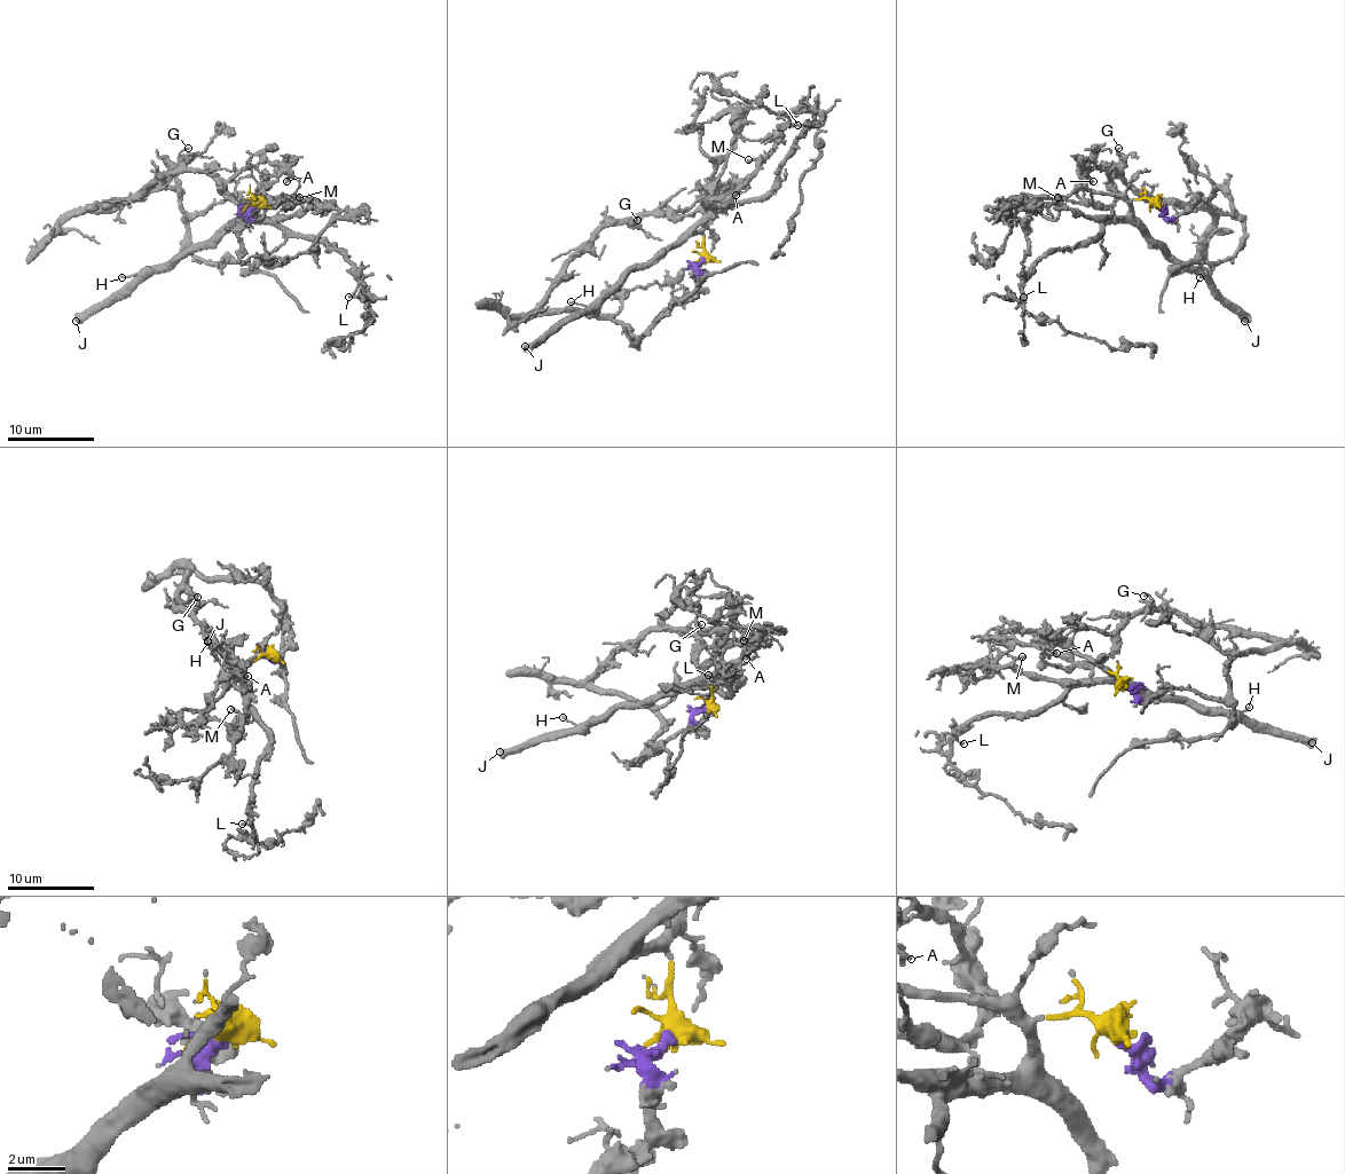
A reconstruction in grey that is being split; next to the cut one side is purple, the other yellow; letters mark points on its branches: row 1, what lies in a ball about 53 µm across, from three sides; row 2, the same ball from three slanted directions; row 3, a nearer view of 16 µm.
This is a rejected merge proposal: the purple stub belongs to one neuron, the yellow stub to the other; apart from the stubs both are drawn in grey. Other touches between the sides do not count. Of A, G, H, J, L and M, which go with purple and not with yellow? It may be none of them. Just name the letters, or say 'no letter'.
G

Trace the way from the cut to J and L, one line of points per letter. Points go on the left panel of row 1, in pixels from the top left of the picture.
J: (254, 206), (254, 199), (204, 243), (167, 262), (154, 265), (139, 280), (126, 284), (76, 321)
L: (254, 206), (254, 199), (245, 214), (265, 217), (276, 228), (313, 234), (339, 251), (356, 282), (348, 297)

